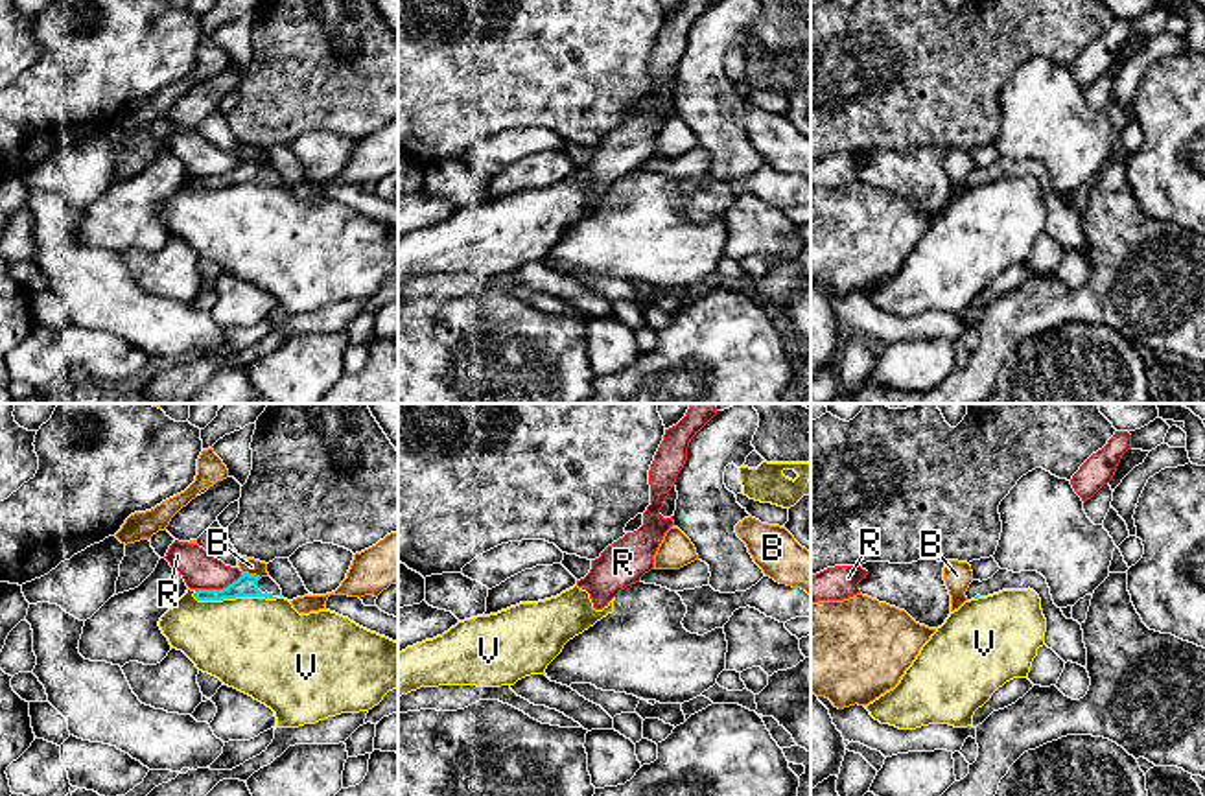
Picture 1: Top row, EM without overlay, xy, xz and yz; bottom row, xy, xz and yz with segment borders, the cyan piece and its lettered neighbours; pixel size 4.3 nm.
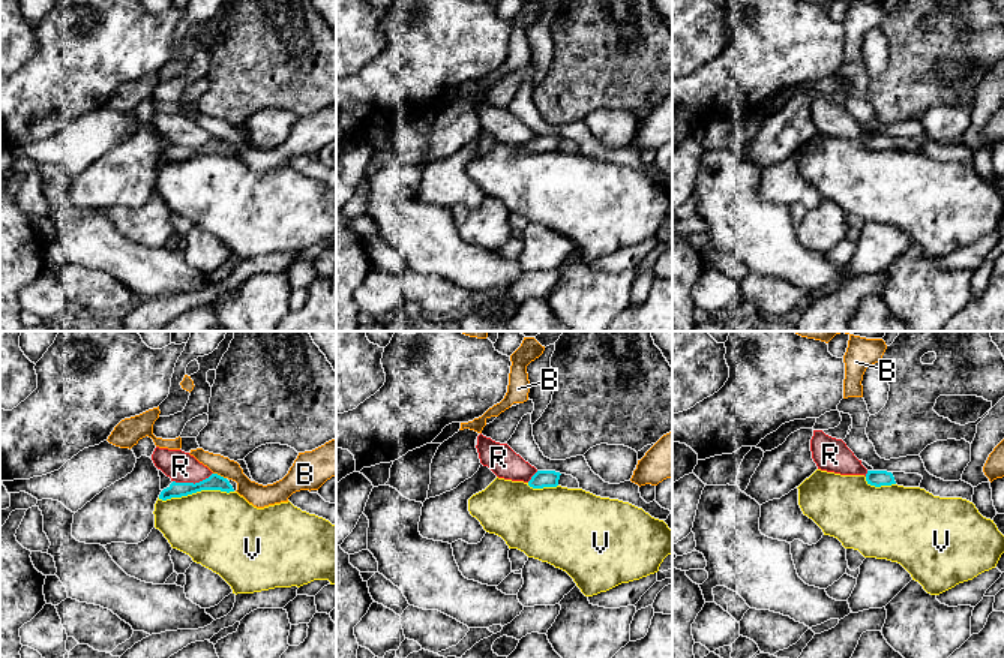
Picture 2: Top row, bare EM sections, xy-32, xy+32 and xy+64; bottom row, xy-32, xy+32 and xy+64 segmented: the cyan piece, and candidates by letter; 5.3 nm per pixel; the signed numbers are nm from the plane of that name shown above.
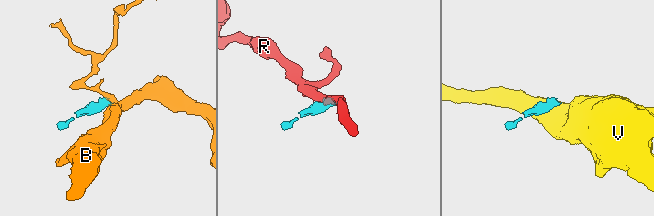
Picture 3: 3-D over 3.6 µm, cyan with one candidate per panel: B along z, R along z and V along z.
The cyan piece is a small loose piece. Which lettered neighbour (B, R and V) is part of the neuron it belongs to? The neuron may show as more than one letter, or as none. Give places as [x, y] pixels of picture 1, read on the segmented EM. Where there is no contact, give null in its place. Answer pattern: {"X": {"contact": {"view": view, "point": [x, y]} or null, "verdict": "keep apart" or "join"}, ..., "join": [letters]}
{"B": {"contact": {"view": "xy", "point": [251, 575]}, "verdict": "keep apart"}, "R": {"contact": {"view": "xy", "point": [218, 590]}, "verdict": "keep apart"}, "V": {"contact": {"view": "xy", "point": [234, 597]}, "verdict": "keep apart"}, "join": []}

